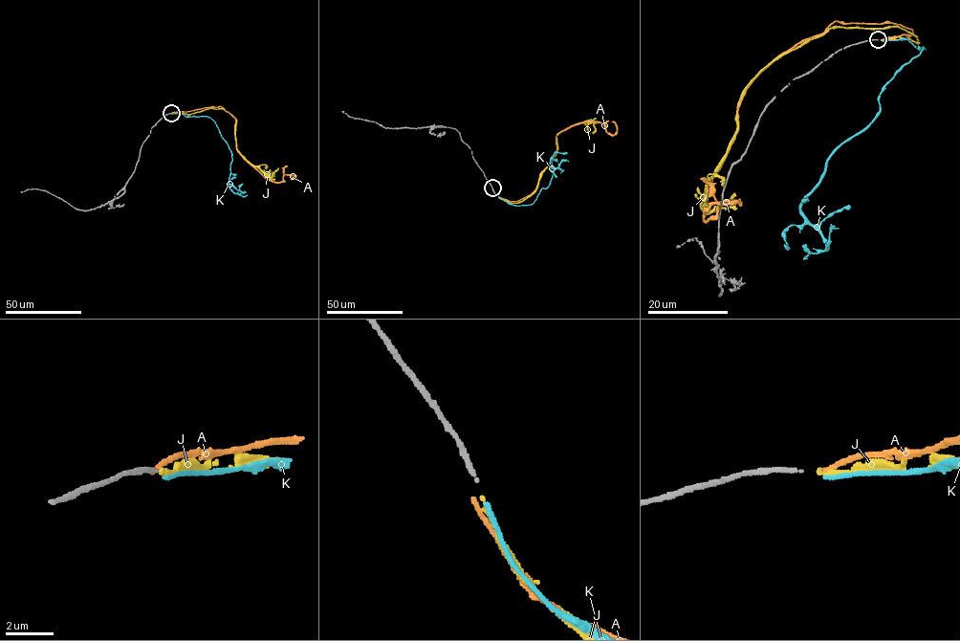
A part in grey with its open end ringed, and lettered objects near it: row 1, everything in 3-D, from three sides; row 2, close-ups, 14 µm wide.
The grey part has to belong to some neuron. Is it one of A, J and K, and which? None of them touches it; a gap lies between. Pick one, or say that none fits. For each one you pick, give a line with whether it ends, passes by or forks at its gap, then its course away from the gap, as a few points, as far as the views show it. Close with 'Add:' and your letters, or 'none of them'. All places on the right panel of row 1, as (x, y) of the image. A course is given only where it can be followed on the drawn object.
J: it ends there; it runs (881, 40), (917, 42), (902, 28), (831, 27), (743, 91), (704, 209), (735, 192)
Add: J

